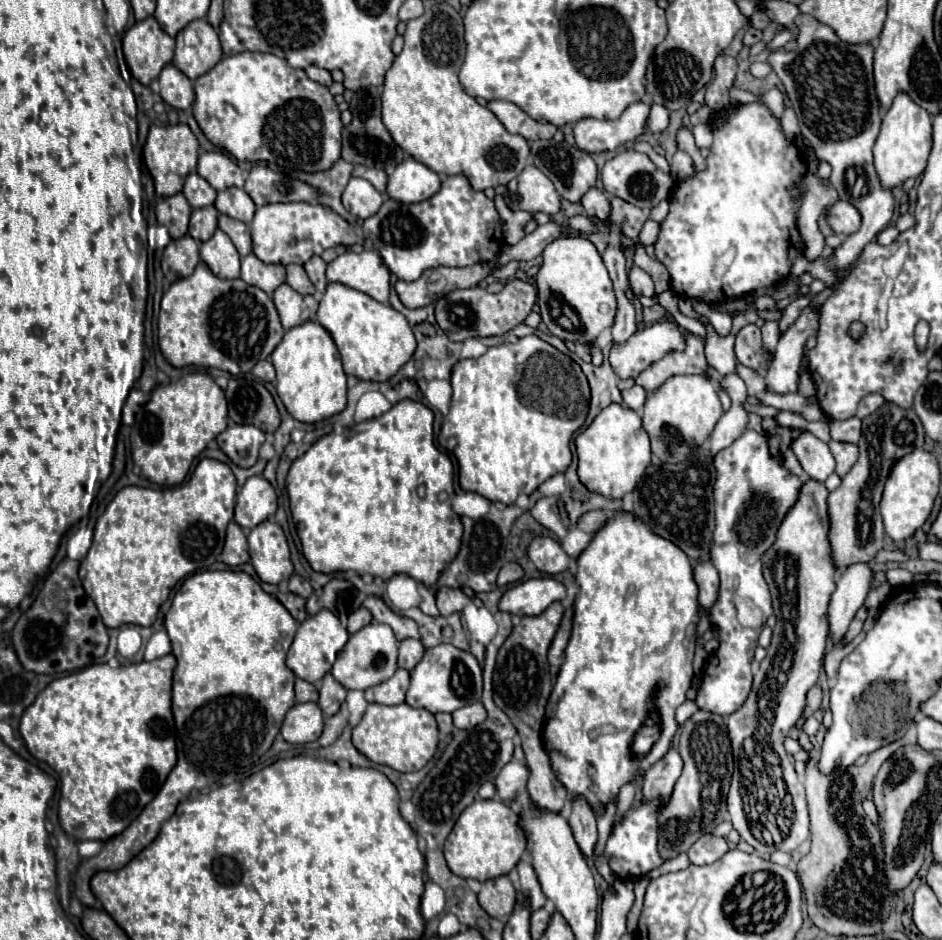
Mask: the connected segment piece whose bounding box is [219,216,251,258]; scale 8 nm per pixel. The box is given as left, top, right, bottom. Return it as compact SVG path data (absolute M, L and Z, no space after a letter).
M219 216L219 228L231 238L231 242L235 244L241 258L251 254L251 234L249 234L247 224L243 224L239 220L233 220L229 216Z

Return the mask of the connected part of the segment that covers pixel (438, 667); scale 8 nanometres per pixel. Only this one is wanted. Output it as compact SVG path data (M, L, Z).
M439 644L425 650L423 660L411 670L411 686L407 690L407 704L411 708L427 708L427 712L453 712L461 706L473 704L481 698L483 678L481 668L471 652L459 650L453 644Z

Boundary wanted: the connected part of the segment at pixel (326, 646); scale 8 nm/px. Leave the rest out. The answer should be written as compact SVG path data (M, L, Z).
M323 610L323 612L315 614L315 616L307 618L299 626L299 630L295 634L295 640L293 640L293 644L291 644L289 652L287 652L287 666L295 672L297 678L315 684L331 670L331 664L337 660L337 656L345 648L347 640L349 640L349 632L341 626L339 618L335 614Z

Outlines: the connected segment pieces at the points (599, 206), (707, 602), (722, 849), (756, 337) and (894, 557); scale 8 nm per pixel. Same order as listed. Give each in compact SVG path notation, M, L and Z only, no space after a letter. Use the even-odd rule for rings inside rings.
M595 186L595 188L589 188L589 192L583 196L581 204L583 204L585 212L587 212L591 218L603 220L603 218L609 214L609 200L607 200L605 192L601 192L597 186Z
M699 560L699 564L693 566L693 576L699 586L699 604L703 608L711 608L711 604L717 598L717 588L719 588L719 574L713 568L711 562Z
M707 834L707 836L701 836L687 852L689 860L697 866L703 866L703 864L713 864L715 860L719 860L725 852L729 850L727 846L727 840L721 838L721 836L715 836L715 834Z
M747 324L739 330L735 338L735 354L739 364L747 364L747 368L755 368L757 372L767 370L773 362L773 354L763 356L763 338L755 324Z
M881 550L879 553L880 555L877 554L874 560L876 564L883 563L883 562L900 562L901 563L908 560L907 556L900 551Z

